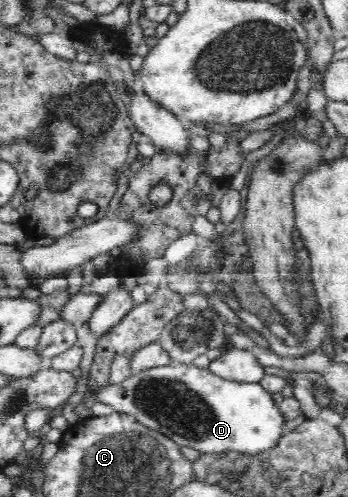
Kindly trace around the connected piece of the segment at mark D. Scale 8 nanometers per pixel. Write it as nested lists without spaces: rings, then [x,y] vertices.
[[[194,363],[161,367],[151,367],[149,370],[135,372],[123,383],[109,385],[101,390],[89,392],[87,397],[93,397],[99,403],[107,403],[116,411],[135,417],[147,428],[166,435],[170,441],[180,447],[191,447],[199,453],[239,451],[261,452],[273,448],[279,443],[283,434],[284,418],[277,403],[260,383],[238,383],[236,380],[222,379],[212,373],[210,368],[199,369]]]

